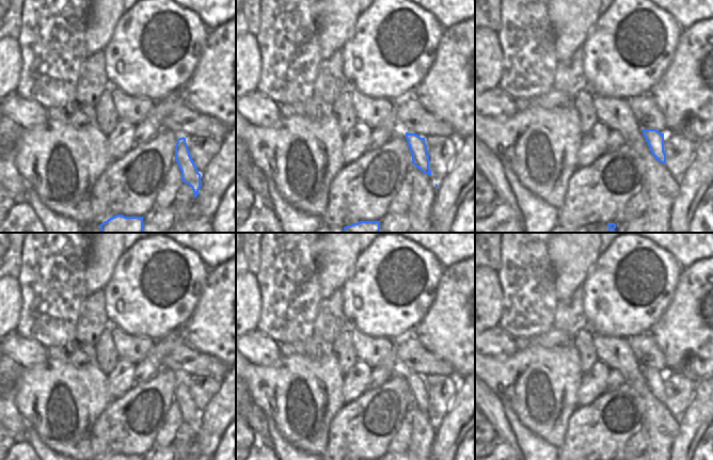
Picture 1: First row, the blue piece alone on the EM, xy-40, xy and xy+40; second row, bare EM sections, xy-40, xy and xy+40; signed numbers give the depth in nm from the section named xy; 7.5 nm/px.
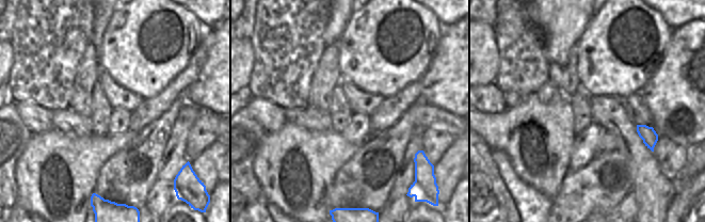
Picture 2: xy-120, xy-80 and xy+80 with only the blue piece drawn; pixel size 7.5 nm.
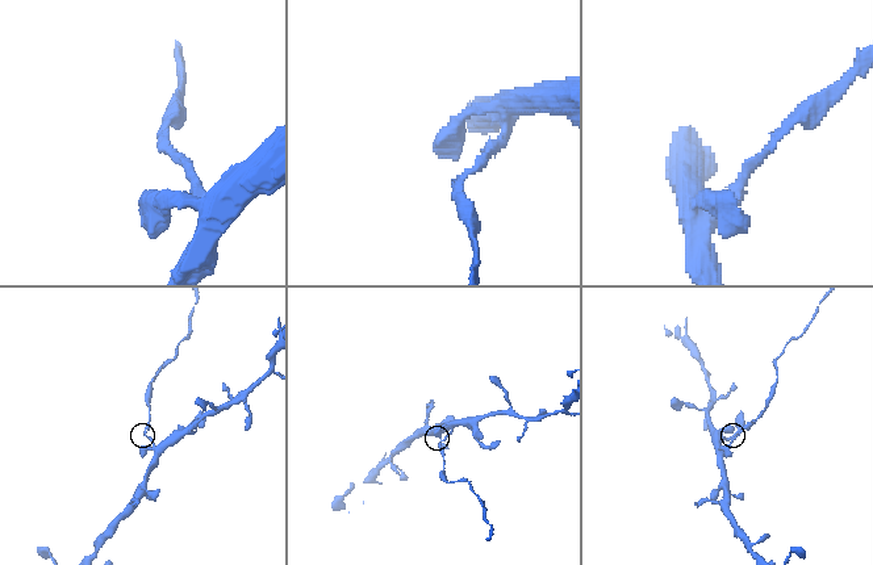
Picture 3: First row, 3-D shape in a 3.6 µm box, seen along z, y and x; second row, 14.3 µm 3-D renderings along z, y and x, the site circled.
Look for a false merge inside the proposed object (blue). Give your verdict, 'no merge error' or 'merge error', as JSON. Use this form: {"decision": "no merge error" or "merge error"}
{"decision": "merge error"}

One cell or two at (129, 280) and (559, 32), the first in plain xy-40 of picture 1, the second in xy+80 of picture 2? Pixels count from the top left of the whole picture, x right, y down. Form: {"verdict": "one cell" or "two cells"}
{"verdict": "two cells"}

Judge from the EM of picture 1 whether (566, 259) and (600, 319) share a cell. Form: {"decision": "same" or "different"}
{"decision": "different"}

